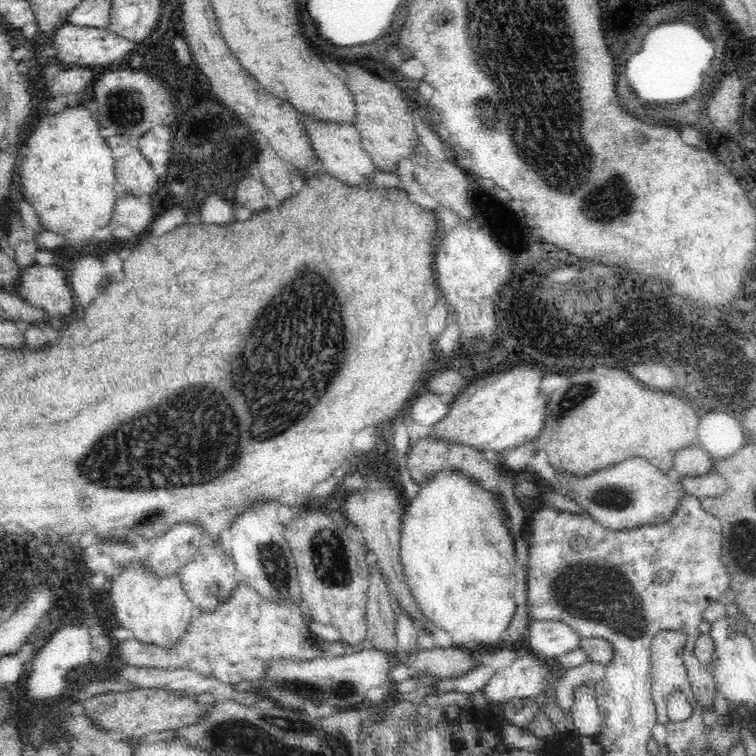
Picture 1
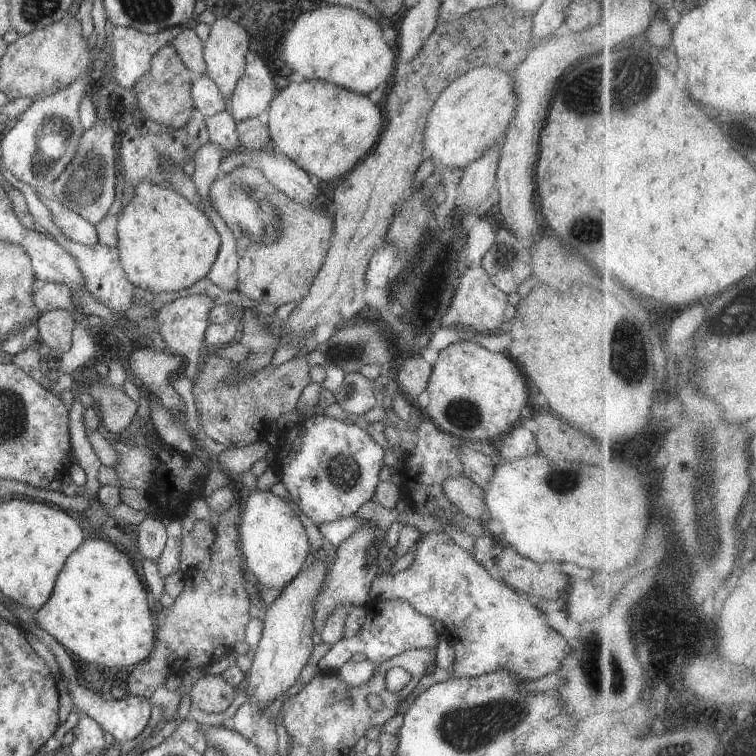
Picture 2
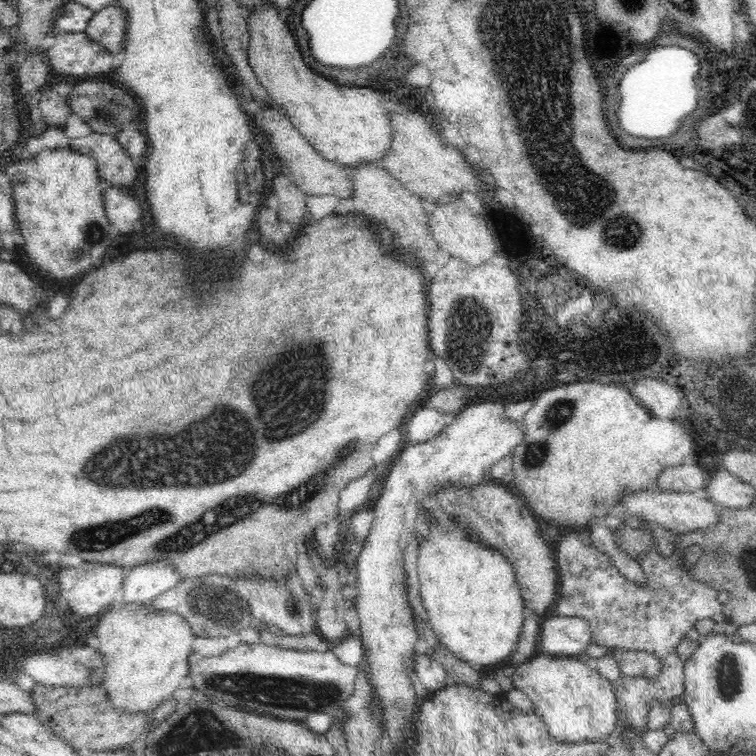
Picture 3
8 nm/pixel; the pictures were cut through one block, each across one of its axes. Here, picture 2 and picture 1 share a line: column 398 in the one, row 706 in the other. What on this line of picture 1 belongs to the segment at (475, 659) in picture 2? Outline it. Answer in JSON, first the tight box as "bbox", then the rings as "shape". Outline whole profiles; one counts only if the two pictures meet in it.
{"bbox":[571,685,602,737],"shape":[[[580,685],[573,690],[574,702],[571,716],[578,736],[596,737],[600,730],[602,717],[595,691],[595,685]]]}

